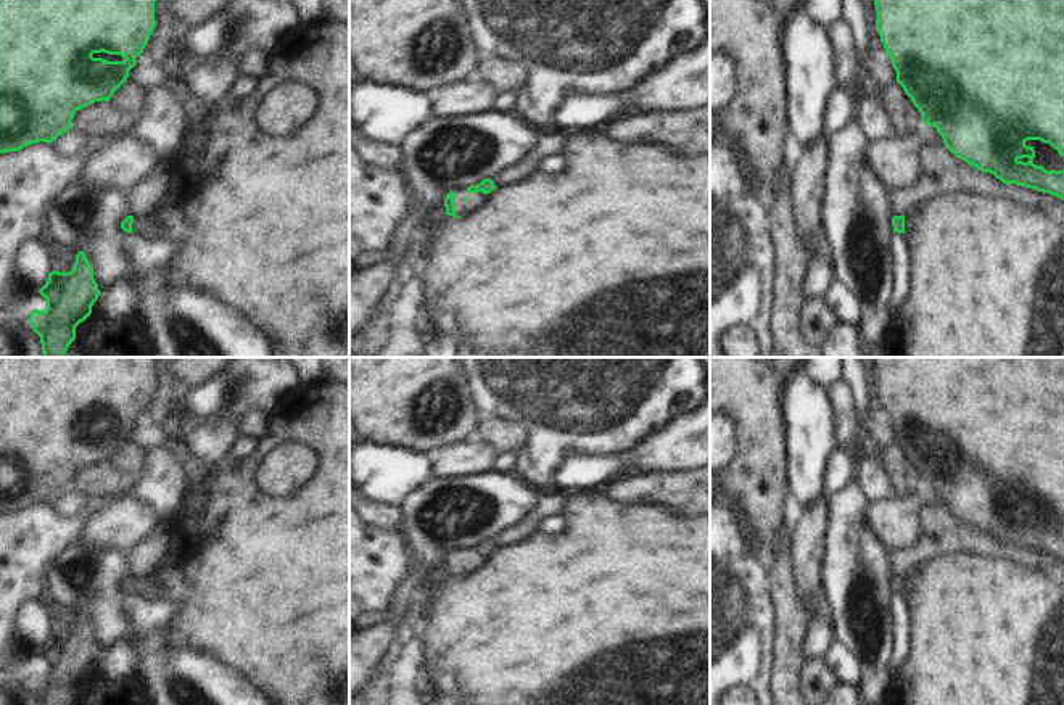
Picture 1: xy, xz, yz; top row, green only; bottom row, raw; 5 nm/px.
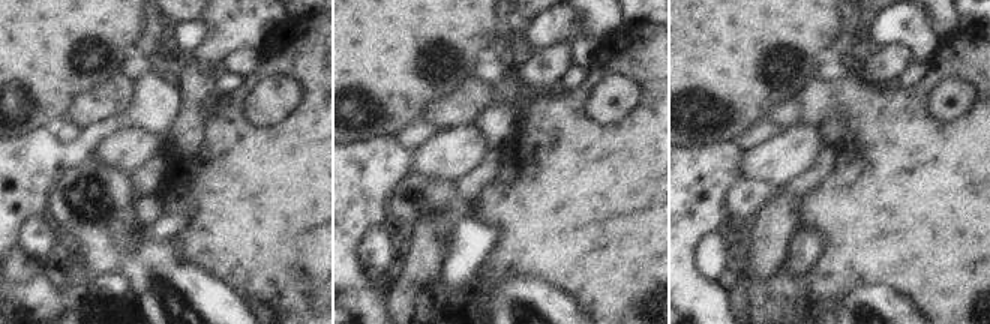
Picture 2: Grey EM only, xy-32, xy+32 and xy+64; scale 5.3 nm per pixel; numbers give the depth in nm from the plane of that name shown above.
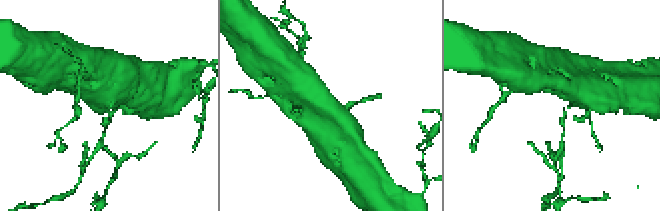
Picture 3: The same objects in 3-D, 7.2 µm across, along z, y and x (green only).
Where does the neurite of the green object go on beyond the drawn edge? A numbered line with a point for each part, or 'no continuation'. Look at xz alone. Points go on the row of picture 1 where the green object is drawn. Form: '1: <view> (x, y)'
1: xz (549, 144)

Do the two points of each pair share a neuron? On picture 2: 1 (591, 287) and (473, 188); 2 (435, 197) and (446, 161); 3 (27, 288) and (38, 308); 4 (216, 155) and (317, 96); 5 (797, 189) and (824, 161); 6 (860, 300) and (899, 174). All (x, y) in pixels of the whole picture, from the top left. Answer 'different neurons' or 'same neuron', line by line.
1: different neurons
2: different neurons
3: same neuron
4: same neuron
5: same neuron
6: different neurons

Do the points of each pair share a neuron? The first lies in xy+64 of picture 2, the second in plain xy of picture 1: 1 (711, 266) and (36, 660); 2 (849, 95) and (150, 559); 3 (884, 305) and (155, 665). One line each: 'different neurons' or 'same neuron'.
1: different neurons
2: different neurons
3: same neuron

